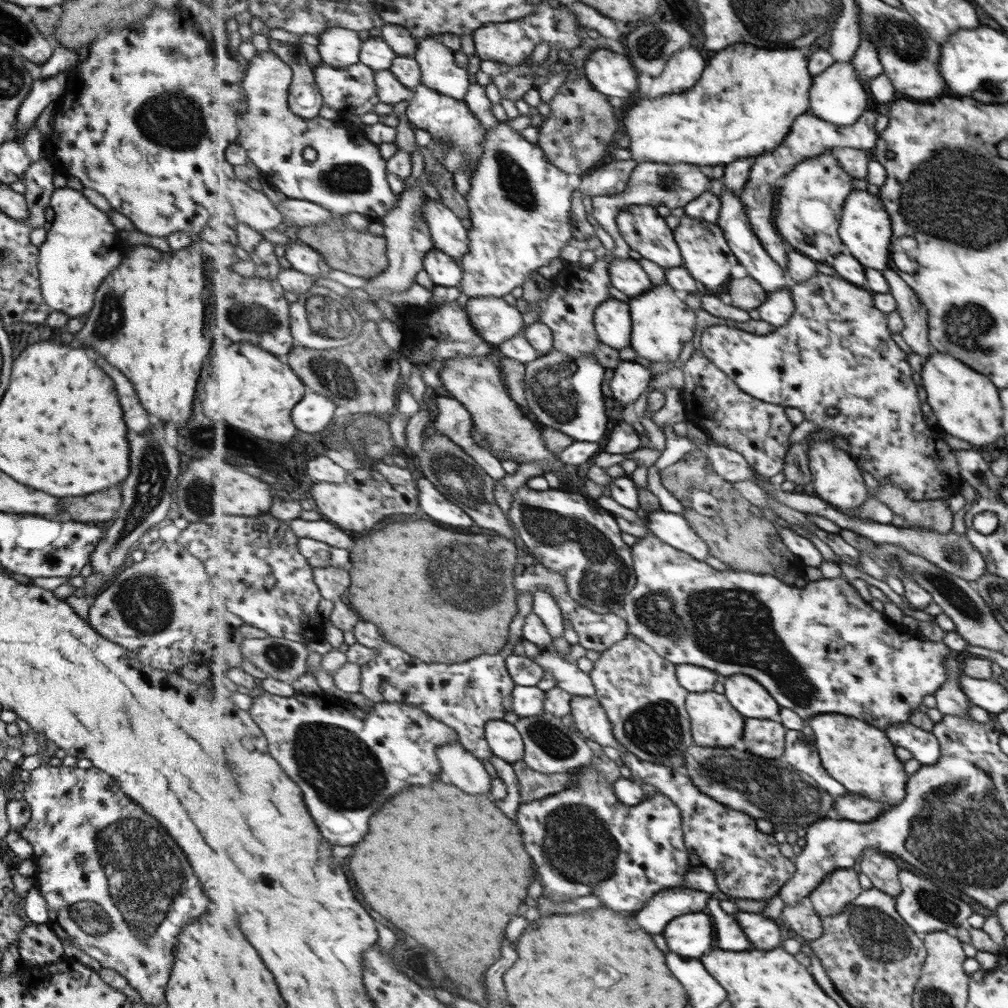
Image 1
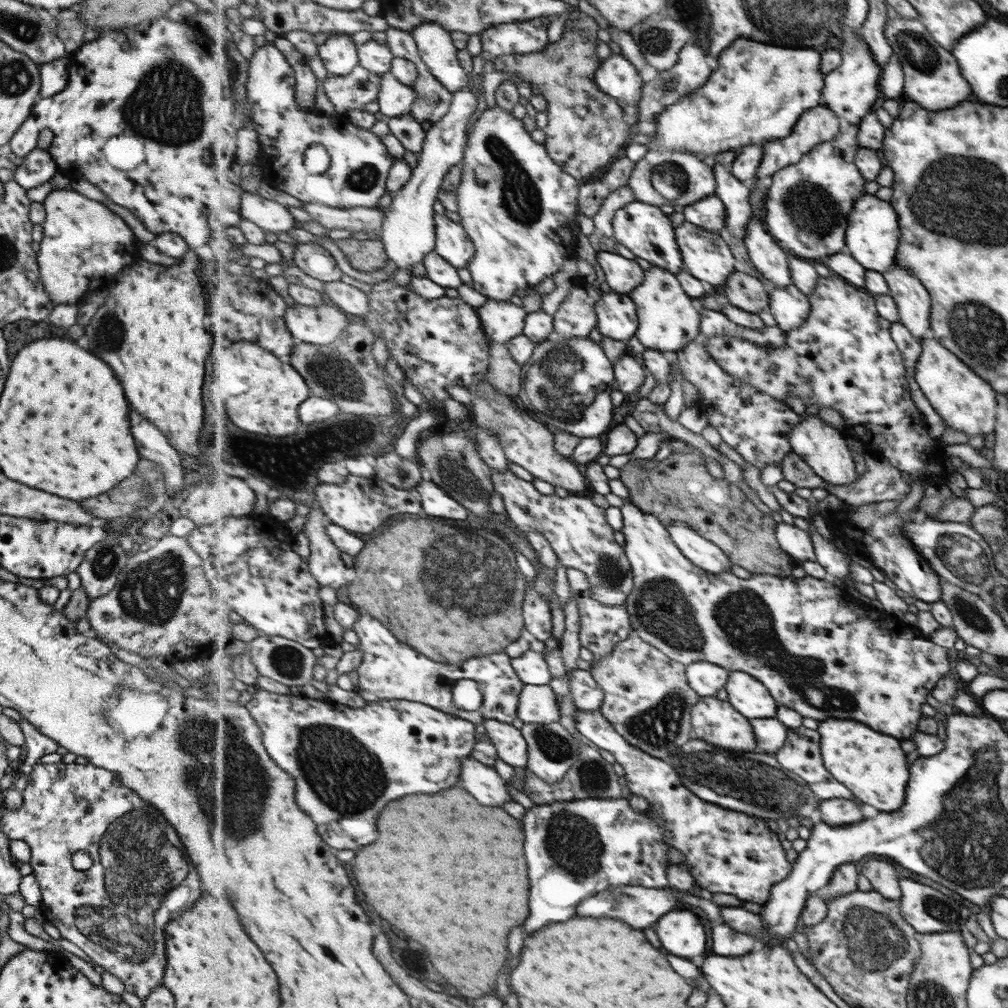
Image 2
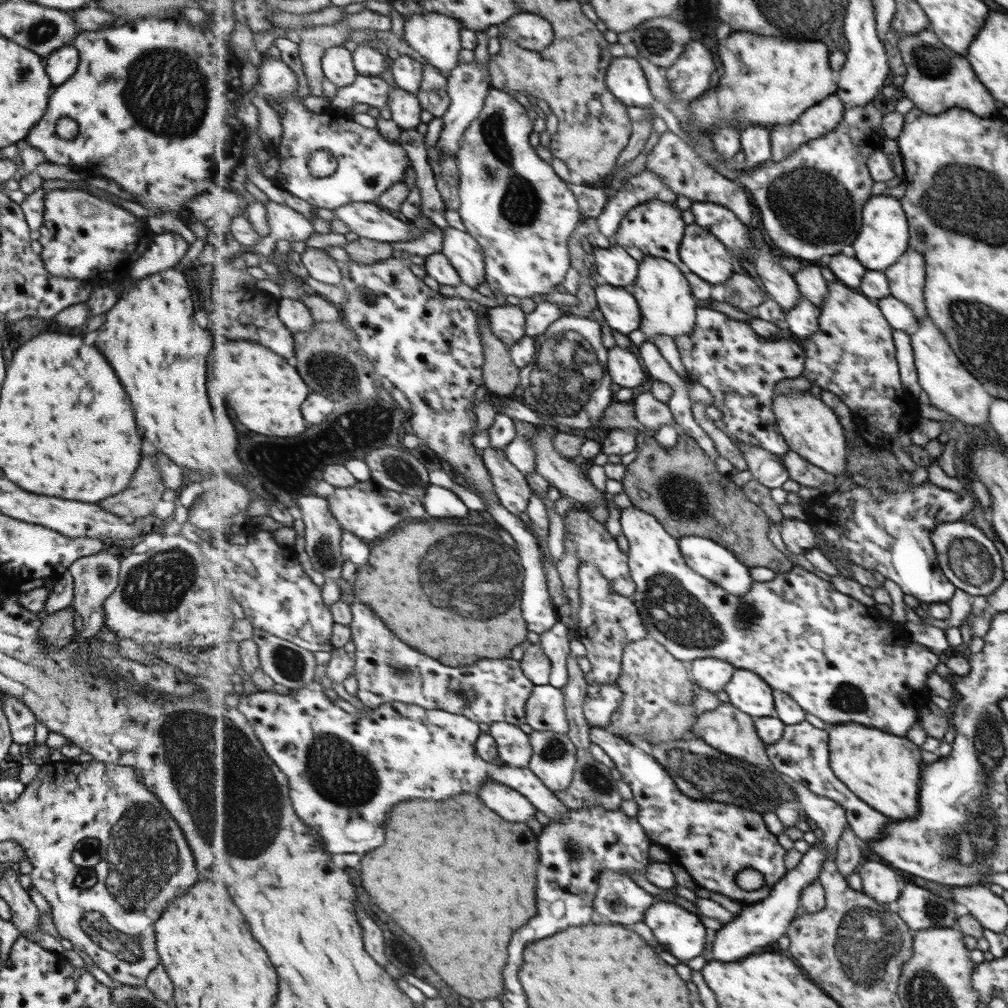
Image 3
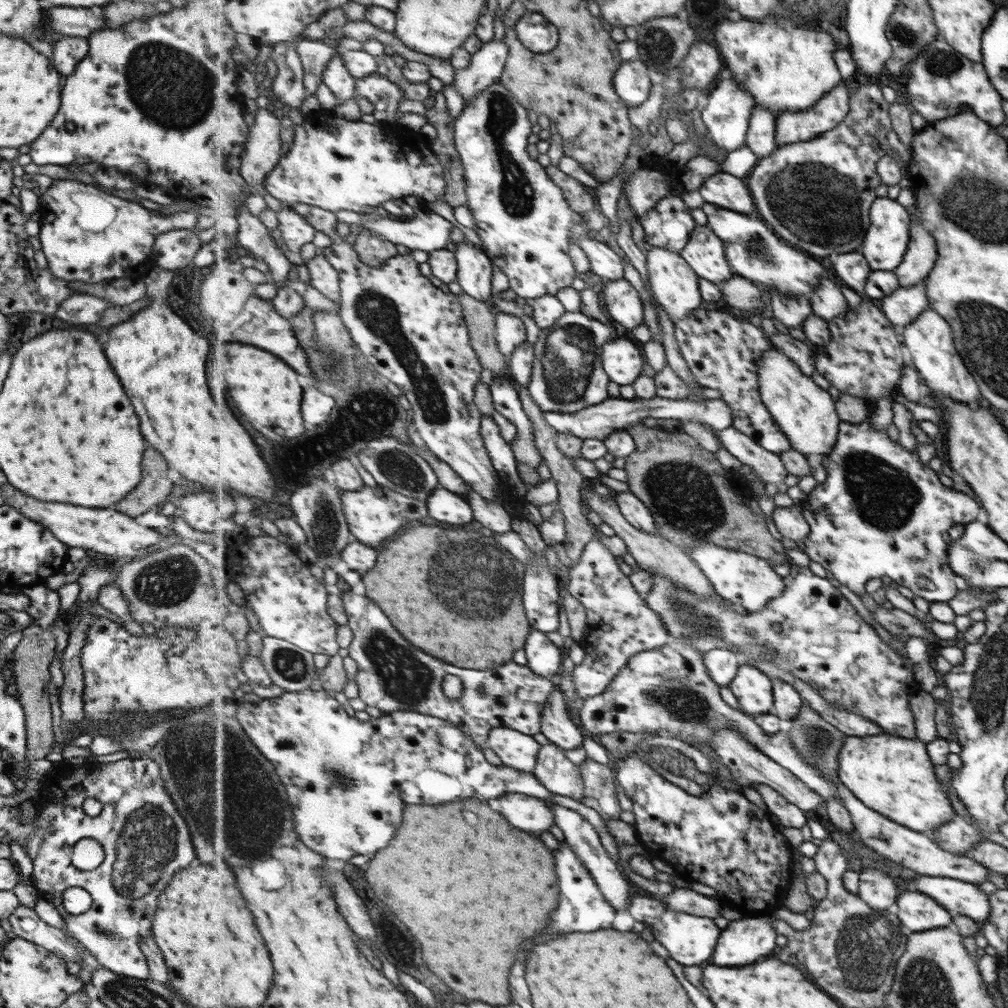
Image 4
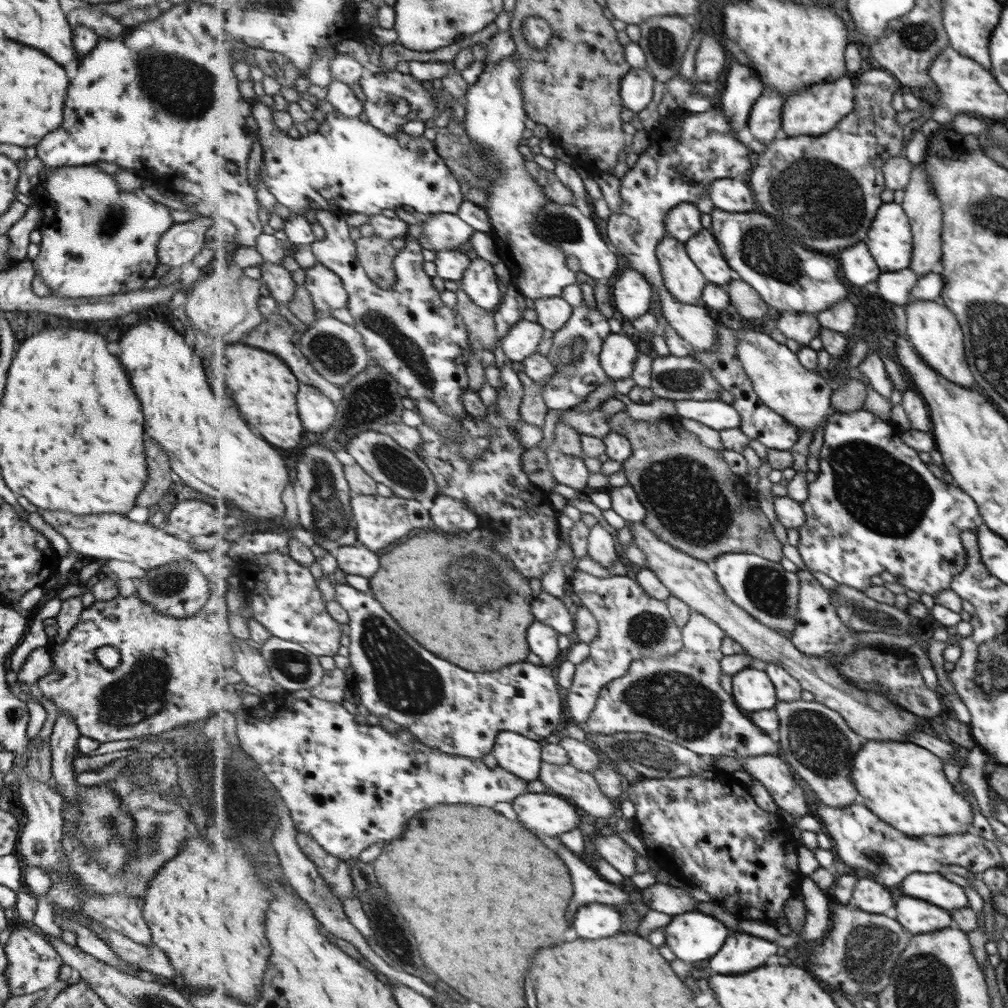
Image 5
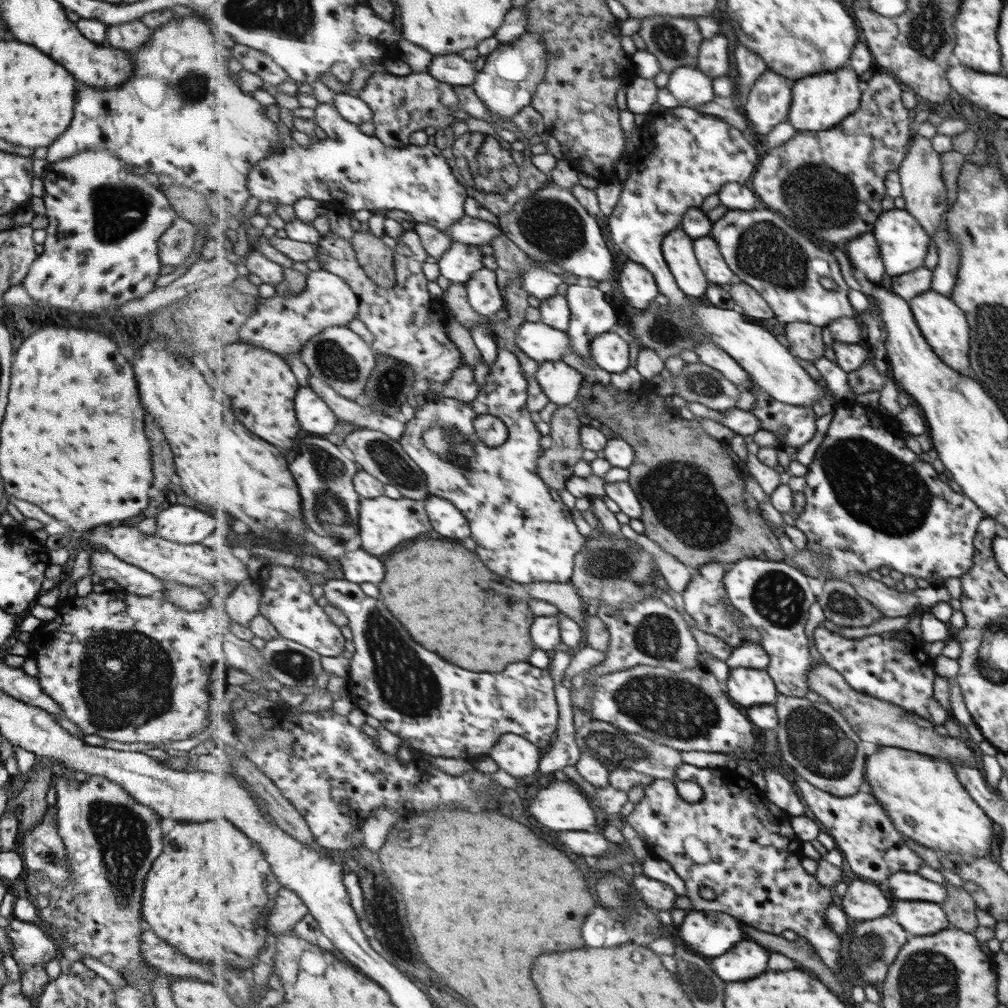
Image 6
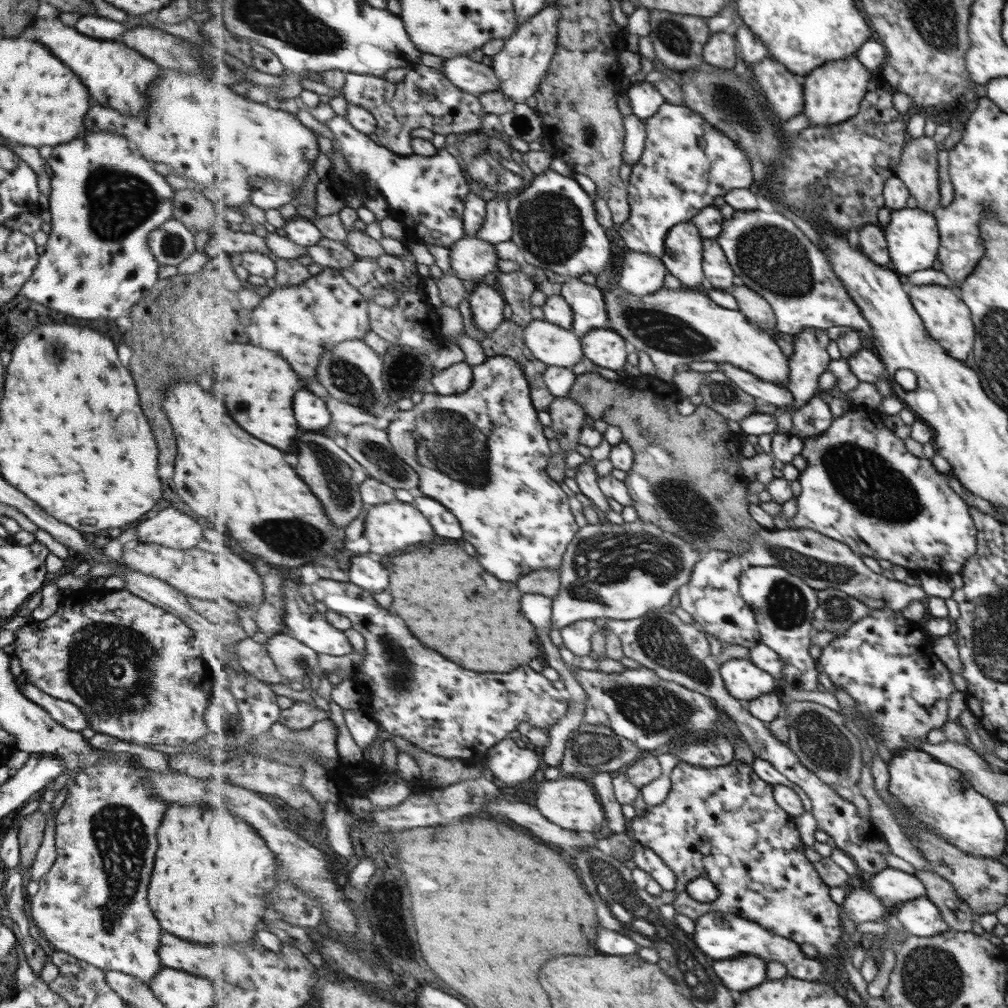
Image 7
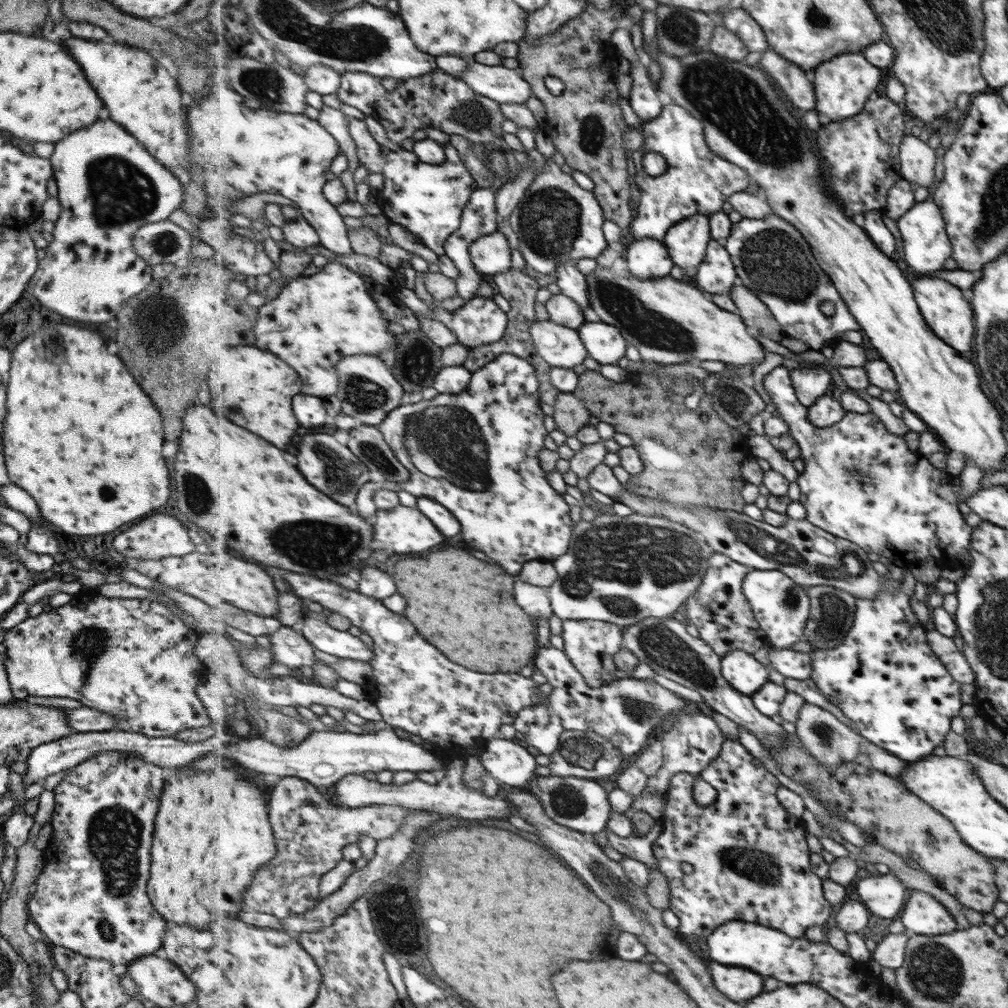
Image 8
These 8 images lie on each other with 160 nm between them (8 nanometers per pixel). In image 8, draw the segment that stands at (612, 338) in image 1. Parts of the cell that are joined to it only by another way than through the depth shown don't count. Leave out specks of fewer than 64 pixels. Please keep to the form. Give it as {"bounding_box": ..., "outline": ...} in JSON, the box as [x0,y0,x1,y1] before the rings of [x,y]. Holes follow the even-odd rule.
{"bounding_box":[626,238,675,280],"outline":[[[656,238],[635,239],[626,247],[626,262],[637,280],[657,280],[671,274],[675,261],[664,241]]]}

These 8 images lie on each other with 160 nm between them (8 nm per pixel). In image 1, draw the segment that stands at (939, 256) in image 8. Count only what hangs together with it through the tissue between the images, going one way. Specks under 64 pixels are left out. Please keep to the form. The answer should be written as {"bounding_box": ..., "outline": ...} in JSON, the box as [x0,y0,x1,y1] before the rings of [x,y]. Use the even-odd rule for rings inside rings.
{"bounding_box":[840,190,893,271],"outline":[[[854,190],[844,204],[842,227],[840,235],[843,242],[849,247],[850,254],[859,259],[861,264],[869,268],[883,271],[890,265],[890,247],[892,246],[893,227],[890,224],[889,214],[881,204],[878,195],[866,190]]]}

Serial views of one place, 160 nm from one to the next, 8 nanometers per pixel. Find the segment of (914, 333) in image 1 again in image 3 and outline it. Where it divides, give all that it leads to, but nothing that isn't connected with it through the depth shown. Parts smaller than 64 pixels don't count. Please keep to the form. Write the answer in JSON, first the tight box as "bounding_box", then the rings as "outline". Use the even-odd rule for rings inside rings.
{"bounding_box":[882,246,926,322],"outline":[[[908,246],[897,258],[897,262],[888,266],[882,274],[885,276],[890,295],[905,303],[912,311],[917,322],[926,316],[925,257]]]}

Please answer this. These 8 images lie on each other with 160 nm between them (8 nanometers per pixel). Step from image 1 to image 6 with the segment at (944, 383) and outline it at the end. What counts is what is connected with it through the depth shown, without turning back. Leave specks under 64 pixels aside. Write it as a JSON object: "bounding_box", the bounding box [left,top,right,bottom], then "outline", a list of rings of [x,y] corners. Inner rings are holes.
{"bounding_box":[907,290,971,374],"outline":[[[926,290],[921,294],[915,295],[907,301],[910,305],[910,311],[914,315],[915,324],[922,331],[927,344],[934,349],[934,352],[942,359],[942,361],[955,368],[961,374],[971,374],[969,370],[969,362],[967,362],[967,350],[969,350],[969,326],[965,322],[963,312],[949,300],[946,296],[935,292],[934,290]]]}

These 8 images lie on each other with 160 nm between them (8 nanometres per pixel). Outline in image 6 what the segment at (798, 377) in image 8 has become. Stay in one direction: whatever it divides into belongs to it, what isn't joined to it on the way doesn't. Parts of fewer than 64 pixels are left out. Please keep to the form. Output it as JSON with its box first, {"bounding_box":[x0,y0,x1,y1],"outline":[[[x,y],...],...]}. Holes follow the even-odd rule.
{"bounding_box":[785,322,825,363],"outline":[[[807,322],[787,323],[785,336],[795,356],[813,363],[825,356],[823,327]]]}

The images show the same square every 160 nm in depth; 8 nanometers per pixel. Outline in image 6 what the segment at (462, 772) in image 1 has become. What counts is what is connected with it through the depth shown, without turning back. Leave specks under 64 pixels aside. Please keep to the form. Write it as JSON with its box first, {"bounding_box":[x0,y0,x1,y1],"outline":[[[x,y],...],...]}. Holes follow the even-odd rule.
{"bounding_box":[527,780,597,832],"outline":[[[551,780],[547,787],[539,788],[535,796],[530,796],[527,800],[533,816],[555,832],[592,830],[597,824],[597,814],[591,803],[589,796],[569,780]]]}

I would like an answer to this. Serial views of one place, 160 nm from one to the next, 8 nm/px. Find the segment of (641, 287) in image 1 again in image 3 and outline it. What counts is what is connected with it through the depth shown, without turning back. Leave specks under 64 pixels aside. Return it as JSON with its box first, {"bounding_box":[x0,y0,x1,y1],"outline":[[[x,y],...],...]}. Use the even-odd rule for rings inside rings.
{"bounding_box":[590,244,640,287],"outline":[[[619,244],[612,247],[590,250],[591,262],[596,265],[600,281],[615,287],[628,287],[638,280],[640,262],[635,260],[624,246]]]}

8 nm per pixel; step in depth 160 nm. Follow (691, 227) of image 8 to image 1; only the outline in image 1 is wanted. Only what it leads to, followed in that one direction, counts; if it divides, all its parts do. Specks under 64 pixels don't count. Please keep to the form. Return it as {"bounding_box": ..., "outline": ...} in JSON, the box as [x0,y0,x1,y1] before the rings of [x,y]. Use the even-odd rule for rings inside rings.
{"bounding_box":[630,280,698,363],"outline":[[[666,280],[662,285],[654,286],[638,297],[630,298],[630,307],[634,327],[631,347],[639,357],[653,362],[672,363],[679,358],[685,344],[694,338],[698,327],[698,316],[695,308],[685,302]]]}

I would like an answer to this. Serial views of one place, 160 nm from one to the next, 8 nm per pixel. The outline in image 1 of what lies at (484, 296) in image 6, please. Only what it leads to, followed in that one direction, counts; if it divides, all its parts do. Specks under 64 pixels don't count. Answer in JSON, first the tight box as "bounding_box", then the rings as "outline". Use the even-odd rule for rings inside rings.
{"bounding_box":[424,199,470,258],"outline":[[[427,199],[424,215],[428,218],[431,234],[437,249],[453,258],[463,258],[470,251],[468,226],[462,223],[454,209],[441,200]]]}

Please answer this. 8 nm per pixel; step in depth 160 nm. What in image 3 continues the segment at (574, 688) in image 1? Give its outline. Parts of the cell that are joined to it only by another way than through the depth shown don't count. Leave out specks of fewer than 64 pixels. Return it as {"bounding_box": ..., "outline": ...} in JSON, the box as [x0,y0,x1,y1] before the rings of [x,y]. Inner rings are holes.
{"bounding_box":[584,684,624,727],"outline":[[[591,684],[584,700],[584,715],[587,722],[594,726],[608,727],[614,714],[620,709],[624,692],[615,684],[602,688]]]}

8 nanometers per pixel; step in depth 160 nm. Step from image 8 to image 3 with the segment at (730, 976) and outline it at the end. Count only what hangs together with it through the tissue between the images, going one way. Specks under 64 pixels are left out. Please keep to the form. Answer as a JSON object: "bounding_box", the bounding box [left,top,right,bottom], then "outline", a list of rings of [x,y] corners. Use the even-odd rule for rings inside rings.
{"bounding_box":[713,828,829,962],"outline":[[[817,828],[815,831],[818,840],[811,845],[809,850],[803,855],[801,864],[788,871],[774,887],[772,894],[765,900],[754,903],[753,905],[744,905],[737,916],[737,920],[729,922],[723,930],[717,932],[717,940],[715,940],[715,950],[713,956],[715,960],[727,960],[727,962],[735,962],[741,958],[747,958],[755,952],[759,952],[759,946],[765,948],[773,942],[777,942],[781,936],[786,936],[790,924],[795,920],[794,914],[799,910],[799,899],[801,900],[802,892],[813,883],[820,880],[822,868],[825,867],[826,860],[829,859],[826,853],[825,841],[823,841],[824,833],[822,829]]]}

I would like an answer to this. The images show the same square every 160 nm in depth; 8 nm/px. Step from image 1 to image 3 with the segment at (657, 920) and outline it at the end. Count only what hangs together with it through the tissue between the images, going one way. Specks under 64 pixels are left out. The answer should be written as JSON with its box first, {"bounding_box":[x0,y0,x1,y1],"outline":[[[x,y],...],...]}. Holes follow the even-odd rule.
{"bounding_box":[594,872,655,924],"outline":[[[602,872],[598,894],[594,902],[596,912],[617,924],[637,924],[645,918],[655,895],[643,890],[628,874]]]}

